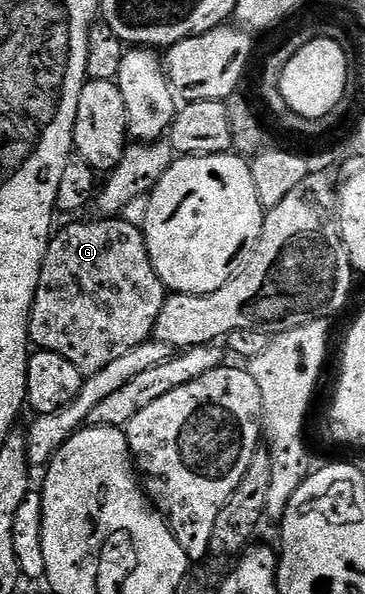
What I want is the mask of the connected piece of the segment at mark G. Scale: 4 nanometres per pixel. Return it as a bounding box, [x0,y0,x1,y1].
[30,216,168,375]

